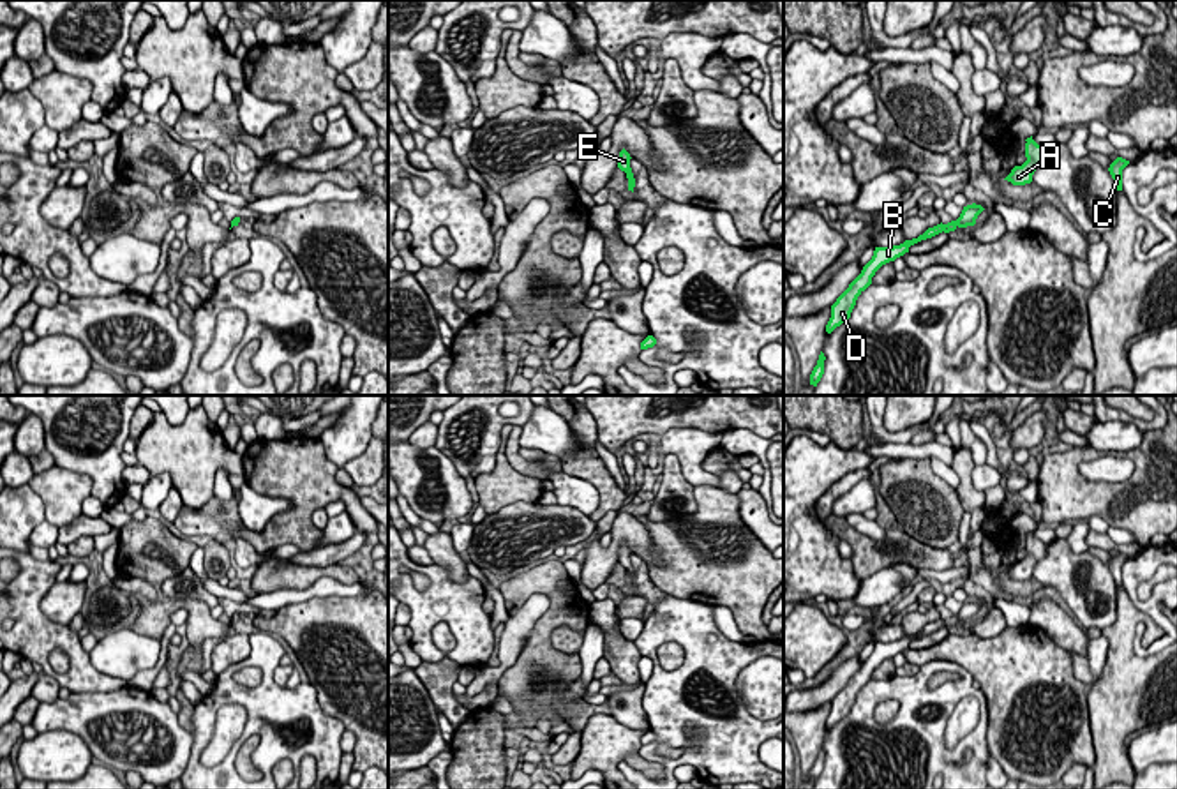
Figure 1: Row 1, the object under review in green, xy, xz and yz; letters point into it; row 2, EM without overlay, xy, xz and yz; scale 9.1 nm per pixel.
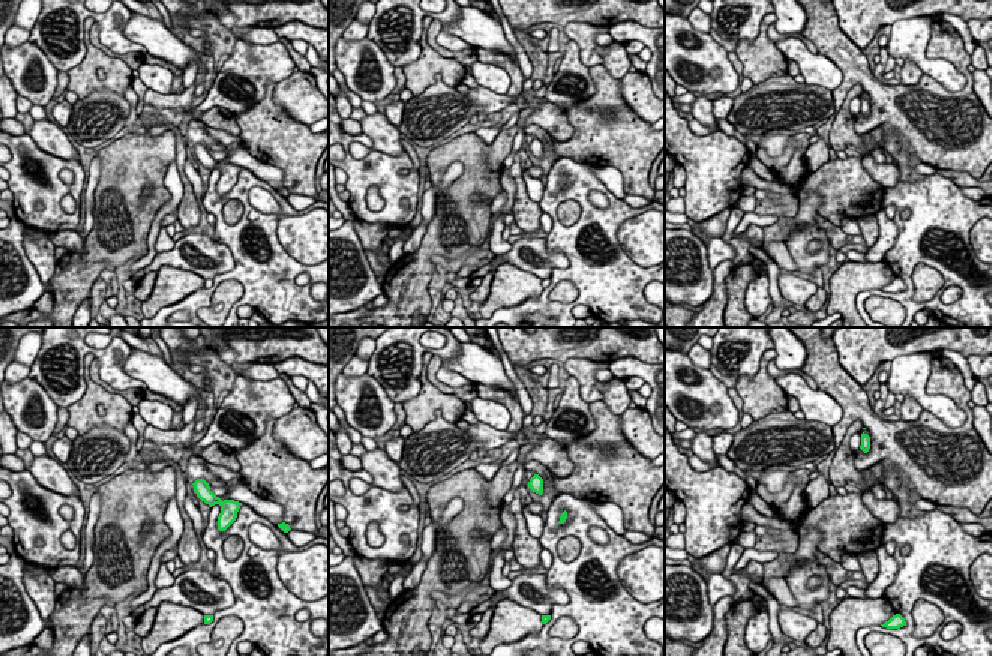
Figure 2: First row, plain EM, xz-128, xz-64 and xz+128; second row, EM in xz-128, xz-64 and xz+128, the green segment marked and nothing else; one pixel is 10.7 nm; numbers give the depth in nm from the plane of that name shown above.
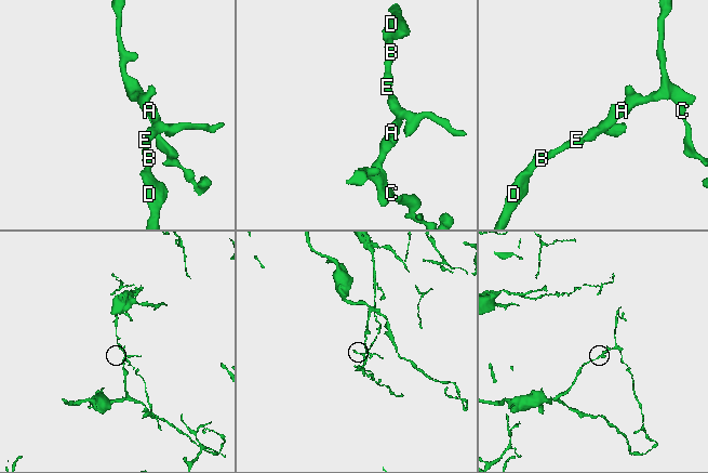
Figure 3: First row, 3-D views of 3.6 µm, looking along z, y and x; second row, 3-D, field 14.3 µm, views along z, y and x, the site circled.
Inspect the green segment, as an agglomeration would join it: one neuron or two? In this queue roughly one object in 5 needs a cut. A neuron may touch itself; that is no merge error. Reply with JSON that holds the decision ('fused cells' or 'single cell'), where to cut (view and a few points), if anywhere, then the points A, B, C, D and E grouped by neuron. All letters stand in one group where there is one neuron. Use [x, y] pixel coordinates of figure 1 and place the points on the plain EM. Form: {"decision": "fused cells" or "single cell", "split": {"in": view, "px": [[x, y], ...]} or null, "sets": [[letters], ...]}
{"decision": "single cell", "split": null, "sets": [["A", "B", "C", "D", "E"]]}

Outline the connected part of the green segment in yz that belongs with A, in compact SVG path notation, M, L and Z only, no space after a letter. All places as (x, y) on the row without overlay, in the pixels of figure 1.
M1032 531L1025 535L1025 552L1027 556L1022 561L1015 561L1011 568L1004 574L1013 581L1025 581L1032 577L1036 563L1046 556L1046 544L1038 540Z

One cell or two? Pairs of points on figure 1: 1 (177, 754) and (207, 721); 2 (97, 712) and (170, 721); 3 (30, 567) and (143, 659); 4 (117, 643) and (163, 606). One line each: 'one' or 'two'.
1: two
2: one
3: two
4: two

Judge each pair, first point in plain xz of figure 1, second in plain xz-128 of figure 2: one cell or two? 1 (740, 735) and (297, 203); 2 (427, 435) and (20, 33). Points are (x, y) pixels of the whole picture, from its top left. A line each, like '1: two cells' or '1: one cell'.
1: two cells
2: one cell

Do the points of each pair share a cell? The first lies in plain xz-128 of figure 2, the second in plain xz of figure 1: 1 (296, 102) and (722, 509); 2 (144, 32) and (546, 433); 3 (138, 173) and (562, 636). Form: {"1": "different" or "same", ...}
{"1": "different", "2": "same", "3": "different"}

